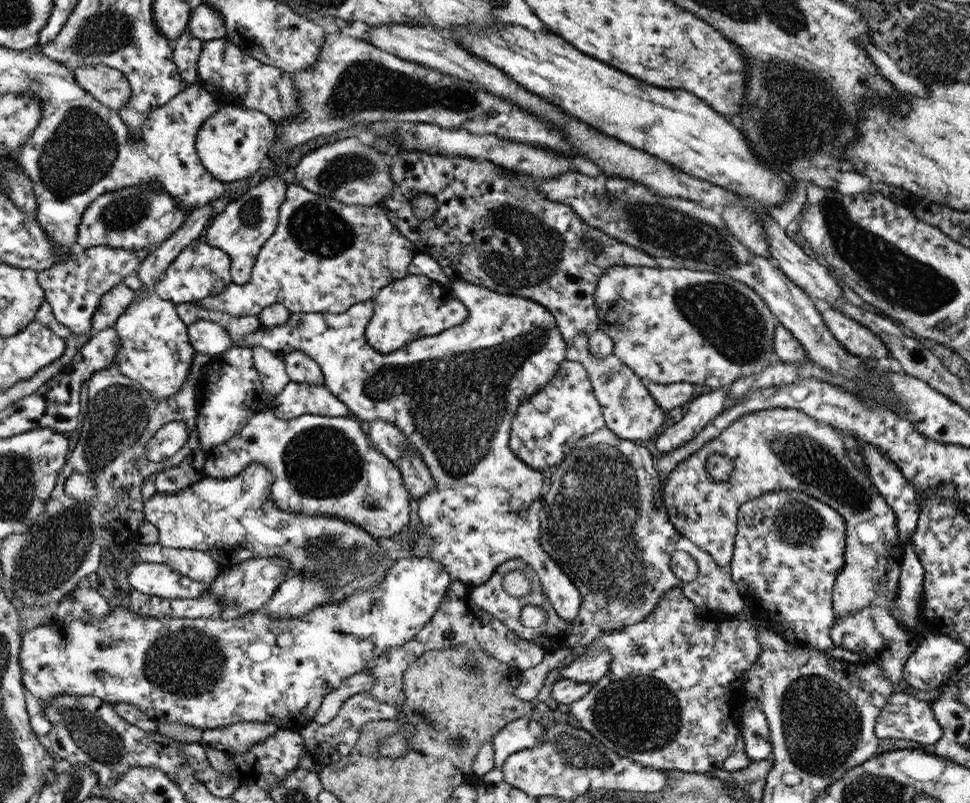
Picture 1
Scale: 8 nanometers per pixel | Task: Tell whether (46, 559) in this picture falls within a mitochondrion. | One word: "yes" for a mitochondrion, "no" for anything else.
yes

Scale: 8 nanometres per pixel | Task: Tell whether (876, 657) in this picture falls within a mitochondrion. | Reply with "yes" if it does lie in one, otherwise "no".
no

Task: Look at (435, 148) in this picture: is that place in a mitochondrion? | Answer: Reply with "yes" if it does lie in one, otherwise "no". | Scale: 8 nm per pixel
no

